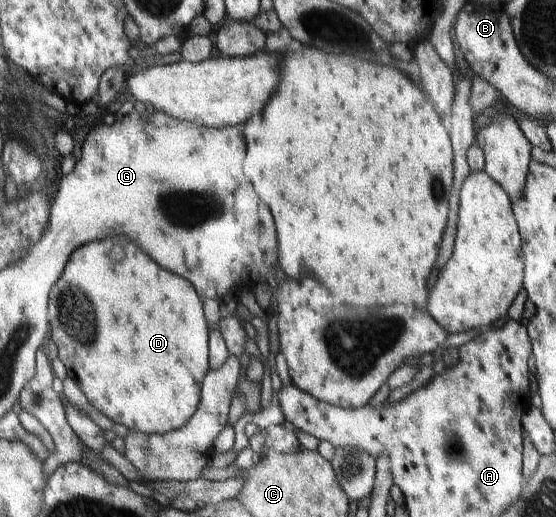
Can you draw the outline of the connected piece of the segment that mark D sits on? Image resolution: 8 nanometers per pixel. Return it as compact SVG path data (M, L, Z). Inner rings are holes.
M119 235L106 239L97 239L81 245L77 250L74 250L69 256L69 260L62 270L61 278L55 282L48 296L48 319L50 332L49 337L57 344L59 348L59 360L63 362L69 376L71 376L81 392L85 394L89 402L93 404L97 410L109 417L115 424L123 424L130 431L142 432L146 435L162 435L168 432L177 430L185 426L189 419L197 412L197 407L201 402L201 383L205 374L210 369L208 366L208 327L202 300L198 294L195 294L193 286L169 272L163 270L161 266L157 266L143 250L139 250L127 236Z

